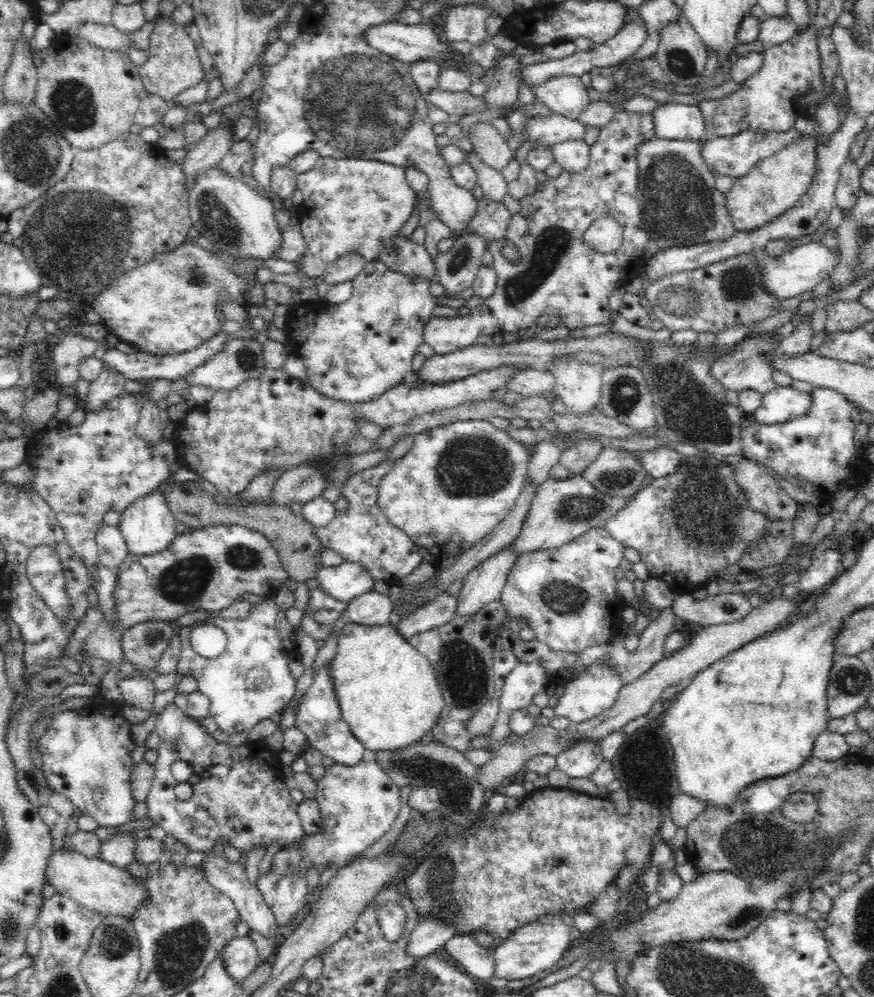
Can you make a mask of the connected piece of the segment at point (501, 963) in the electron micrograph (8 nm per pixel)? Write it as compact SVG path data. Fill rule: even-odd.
M545 915L534 923L516 928L510 932L507 940L495 946L496 968L494 977L504 978L506 981L529 979L556 965L562 958L565 950L569 950L574 930L564 924L563 918L558 915Z

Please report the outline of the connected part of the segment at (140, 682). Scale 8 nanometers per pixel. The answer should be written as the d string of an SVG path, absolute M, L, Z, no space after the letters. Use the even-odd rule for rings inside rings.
M134 673L132 678L118 678L117 681L123 696L123 704L154 714L154 698L158 691L154 688L152 677L142 677Z

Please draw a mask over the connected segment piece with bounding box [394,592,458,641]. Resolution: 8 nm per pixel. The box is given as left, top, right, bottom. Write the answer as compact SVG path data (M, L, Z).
M444 592L431 603L420 606L414 612L402 617L398 624L394 624L394 629L407 641L417 634L442 626L454 618L456 602L457 598Z

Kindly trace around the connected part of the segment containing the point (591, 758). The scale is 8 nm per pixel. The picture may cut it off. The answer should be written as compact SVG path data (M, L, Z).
M580 738L566 744L566 748L555 757L558 768L566 772L569 778L588 778L605 761L601 741Z

